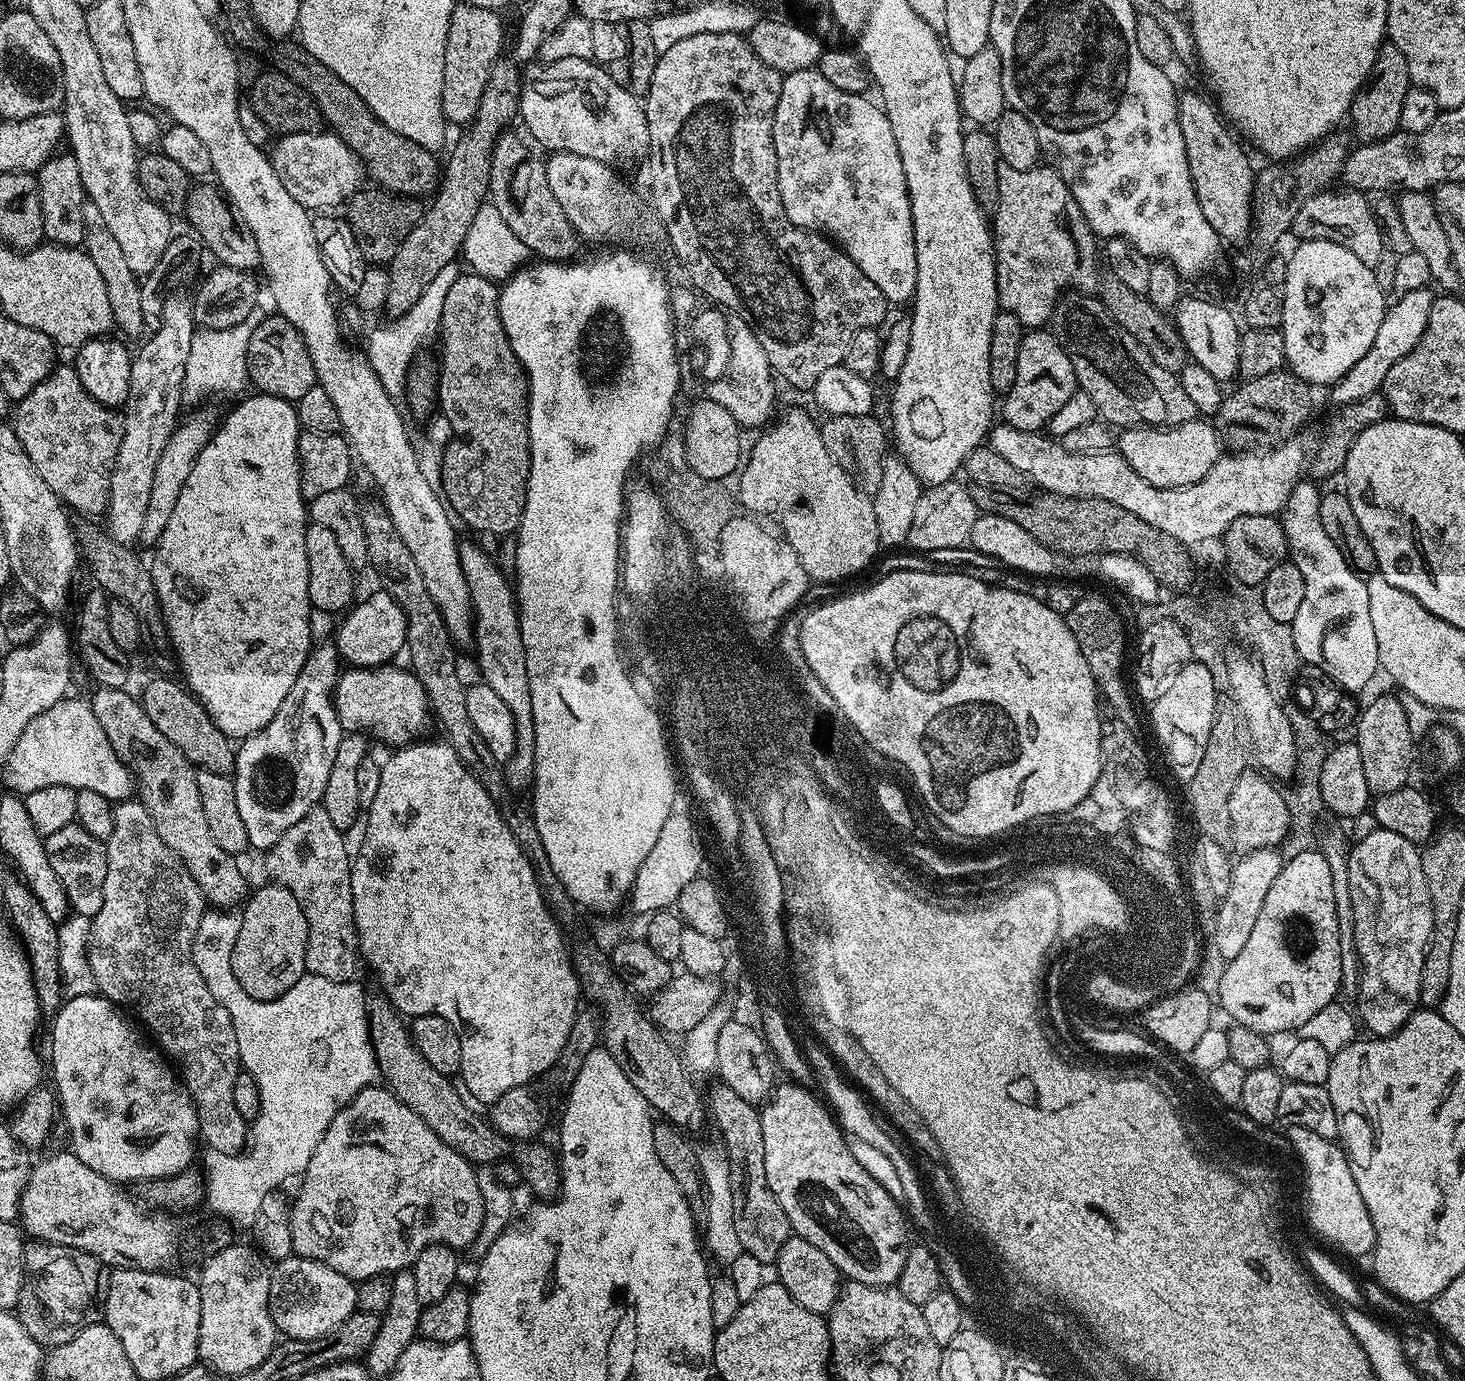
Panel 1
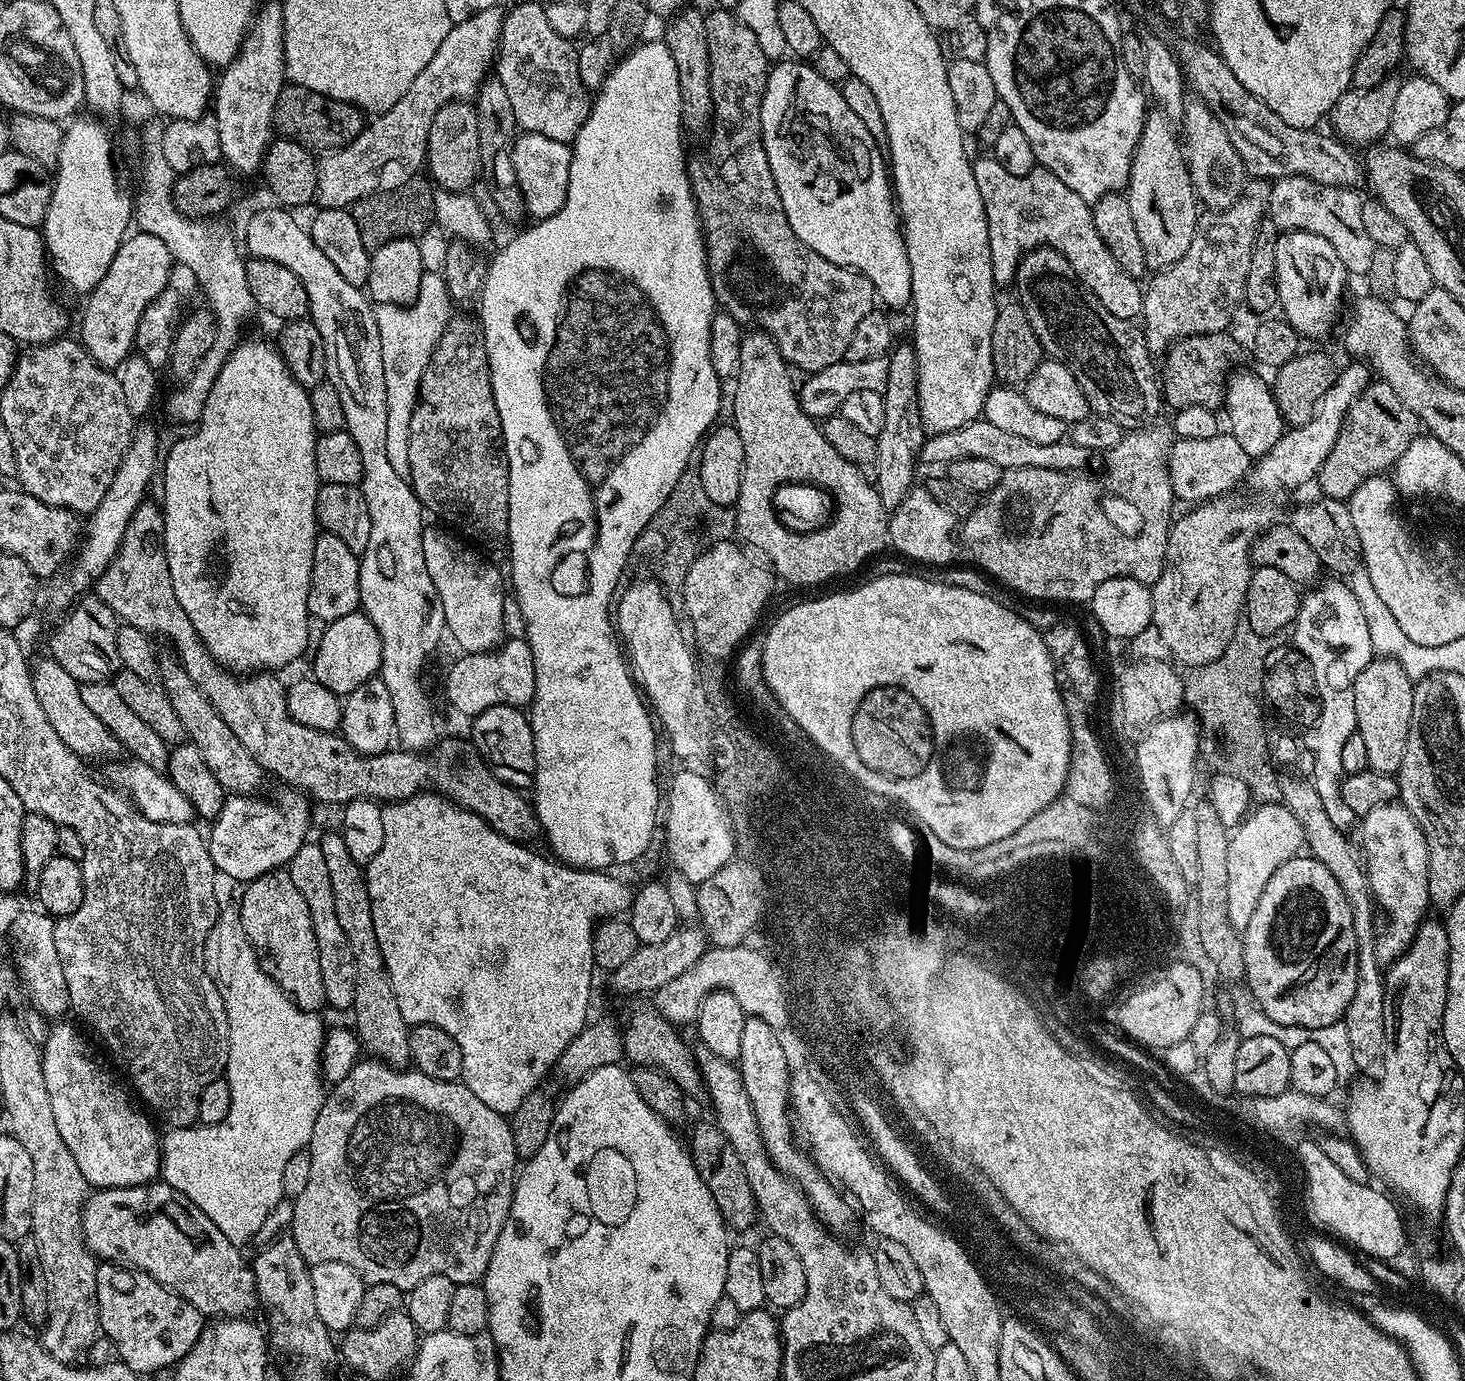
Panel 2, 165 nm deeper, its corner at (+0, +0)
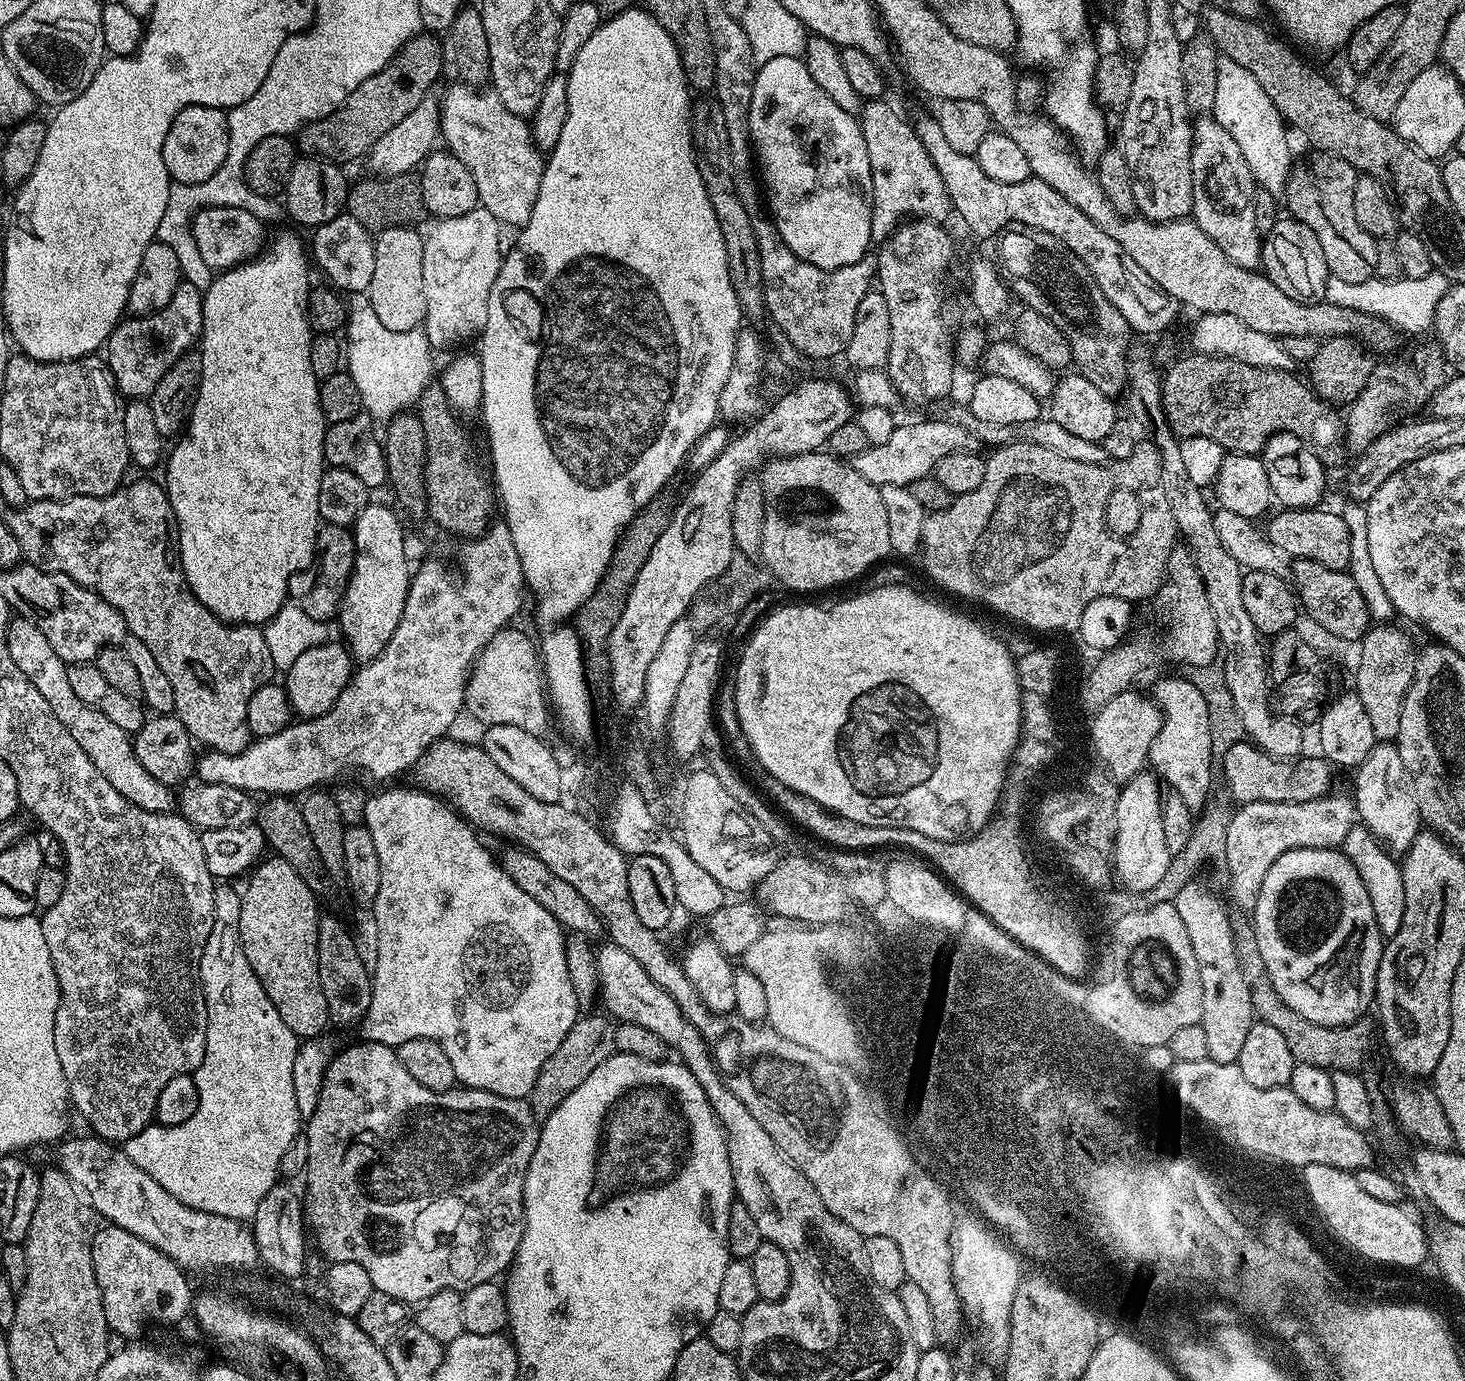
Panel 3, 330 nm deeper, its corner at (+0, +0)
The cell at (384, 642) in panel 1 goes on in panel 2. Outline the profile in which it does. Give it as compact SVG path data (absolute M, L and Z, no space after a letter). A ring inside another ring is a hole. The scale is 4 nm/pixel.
M360 610L346 614L346 618L338 618L323 630L325 632L320 636L316 657L312 660L311 675L319 684L344 698L379 673L382 658L380 635L374 622L370 622L370 618Z

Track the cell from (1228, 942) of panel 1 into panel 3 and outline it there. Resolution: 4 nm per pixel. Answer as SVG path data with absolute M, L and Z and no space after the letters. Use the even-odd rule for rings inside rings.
M1319 796L1310 802L1298 802L1297 804L1279 804L1278 802L1254 802L1253 804L1239 805L1232 813L1232 821L1229 824L1226 839L1226 856L1222 861L1223 867L1228 867L1228 888L1232 891L1232 900L1237 904L1239 911L1244 914L1255 912L1258 906L1258 894L1262 890L1262 881L1270 871L1270 866L1295 848L1335 848L1339 849L1344 843L1346 834L1350 834L1352 828L1357 827L1358 817L1353 797Z

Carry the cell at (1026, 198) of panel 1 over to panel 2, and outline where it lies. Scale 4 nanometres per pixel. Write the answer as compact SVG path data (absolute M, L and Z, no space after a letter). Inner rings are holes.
M991 154L975 157L972 160L974 170L974 182L978 182L978 194L982 194L982 206L986 210L986 222L988 223L988 237L990 238L990 262L994 270L994 282L997 286L1011 285L1016 278L1016 267L1020 265L1020 259L1025 252L1030 252L1045 246L1058 250L1065 258L1067 267L1074 273L1084 287L1089 288L1100 300L1110 314L1114 314L1123 320L1135 321L1144 311L1144 288L1137 277L1126 274L1118 262L1114 262L1114 254L1106 246L1102 238L1094 230L1094 218L1092 209L1085 200L1078 198L1066 182L1059 180L1054 173L1046 168L1037 166L1034 171L1025 176L1010 174L1006 166L996 161Z

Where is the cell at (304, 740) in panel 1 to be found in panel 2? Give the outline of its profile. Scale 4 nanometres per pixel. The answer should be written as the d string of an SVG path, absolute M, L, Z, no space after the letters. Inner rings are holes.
M288 790L284 796L284 808L260 798L256 794L232 794L225 799L222 810L211 825L212 833L206 836L208 853L217 872L231 874L245 882L253 880L267 872L283 869L309 839L310 800L307 795Z

